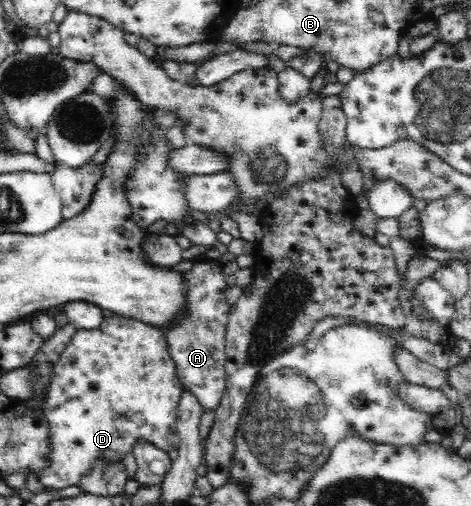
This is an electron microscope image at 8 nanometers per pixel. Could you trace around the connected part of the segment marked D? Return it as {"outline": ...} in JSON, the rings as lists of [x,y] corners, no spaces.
{"outline":[[[114,315],[113,317],[103,317],[102,324],[98,328],[77,329],[68,346],[51,368],[46,396],[44,396],[44,401],[41,402],[43,412],[50,424],[53,458],[51,468],[44,473],[38,474],[40,481],[46,487],[52,486],[58,490],[68,488],[68,486],[79,486],[82,478],[90,474],[97,461],[102,461],[102,463],[122,463],[127,454],[133,454],[134,448],[140,440],[149,442],[152,446],[158,448],[158,451],[167,454],[172,449],[168,439],[170,434],[175,432],[176,420],[178,418],[178,398],[182,394],[182,389],[184,387],[178,378],[176,363],[168,350],[166,335],[159,328],[154,328],[151,325],[146,326],[139,320]]]}

